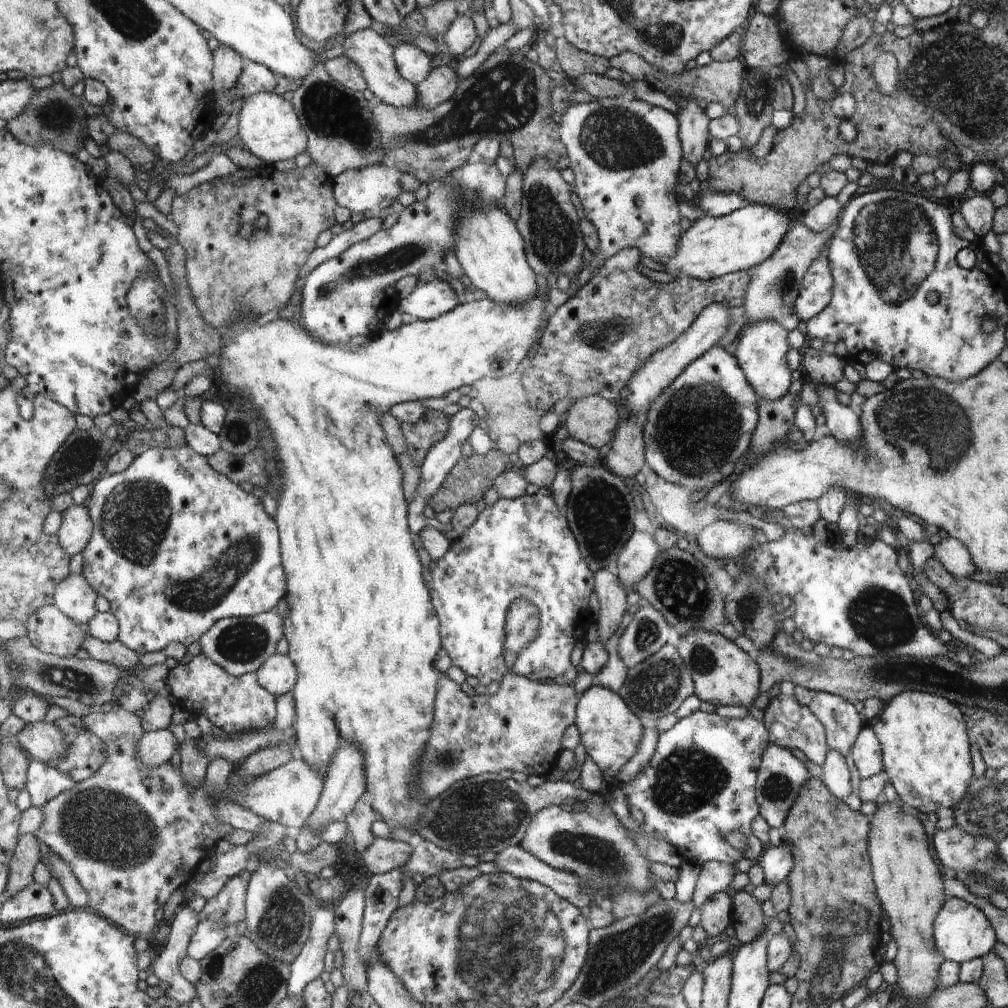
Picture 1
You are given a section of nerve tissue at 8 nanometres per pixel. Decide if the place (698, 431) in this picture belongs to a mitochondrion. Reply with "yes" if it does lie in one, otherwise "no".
yes

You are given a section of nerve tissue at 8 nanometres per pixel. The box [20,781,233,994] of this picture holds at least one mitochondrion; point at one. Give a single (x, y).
(101, 824)

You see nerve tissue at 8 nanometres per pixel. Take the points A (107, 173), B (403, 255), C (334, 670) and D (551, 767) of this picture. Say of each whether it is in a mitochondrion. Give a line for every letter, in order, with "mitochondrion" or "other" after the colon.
A: other
B: mitochondrion
C: other
D: other

